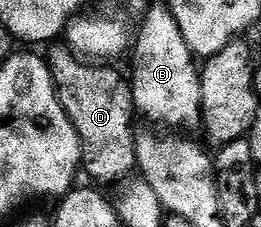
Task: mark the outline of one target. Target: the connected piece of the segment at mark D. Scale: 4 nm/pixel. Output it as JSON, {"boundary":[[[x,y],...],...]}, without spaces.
{"boundary":[[[58,42],[49,49],[48,63],[54,79],[54,89],[64,114],[72,122],[82,143],[82,168],[99,185],[125,181],[138,163],[136,147],[136,113],[129,79],[102,62],[83,58],[65,43]]]}

